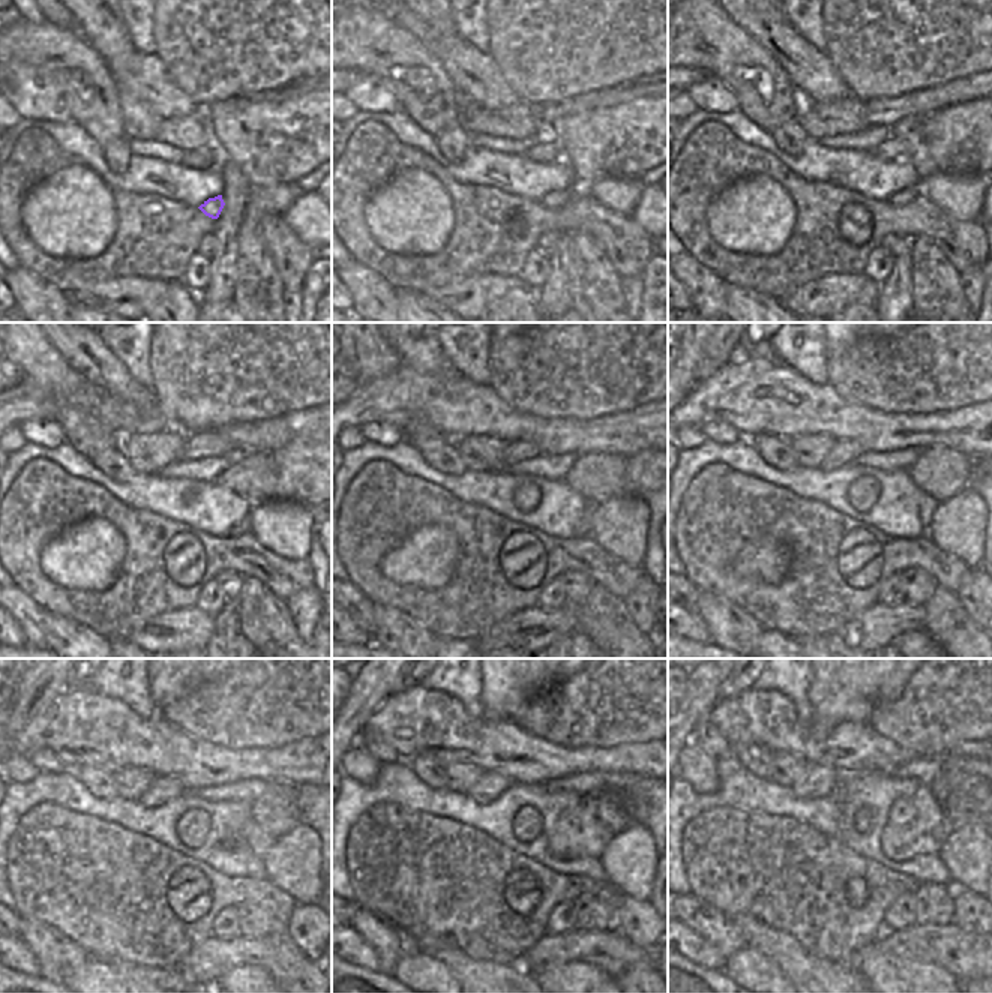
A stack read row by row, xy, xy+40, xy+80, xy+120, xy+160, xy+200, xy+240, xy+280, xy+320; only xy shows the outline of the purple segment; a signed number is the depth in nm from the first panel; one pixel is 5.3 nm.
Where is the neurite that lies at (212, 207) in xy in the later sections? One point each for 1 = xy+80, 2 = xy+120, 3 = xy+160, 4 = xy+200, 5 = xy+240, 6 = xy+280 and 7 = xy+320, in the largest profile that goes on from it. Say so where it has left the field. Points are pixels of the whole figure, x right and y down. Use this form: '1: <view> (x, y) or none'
1: xy+80 (905, 195)
2: xy+120 (242, 527)
3: xy+160 (584, 530)
4: xy+200 (928, 504)
5: xy+240 (258, 840)
6: xy+280 (578, 833)
7: xy+320 (917, 825)

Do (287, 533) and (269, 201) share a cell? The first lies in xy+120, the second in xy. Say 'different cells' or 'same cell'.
same cell

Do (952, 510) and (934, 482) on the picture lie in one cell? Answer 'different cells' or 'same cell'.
different cells

